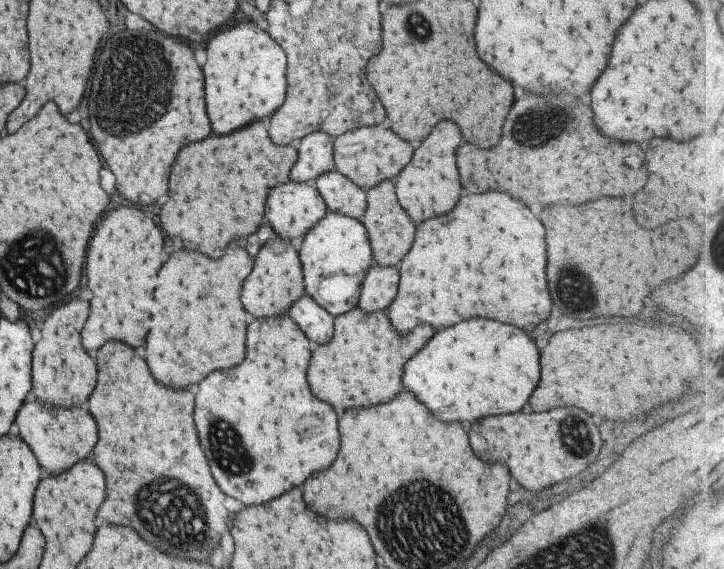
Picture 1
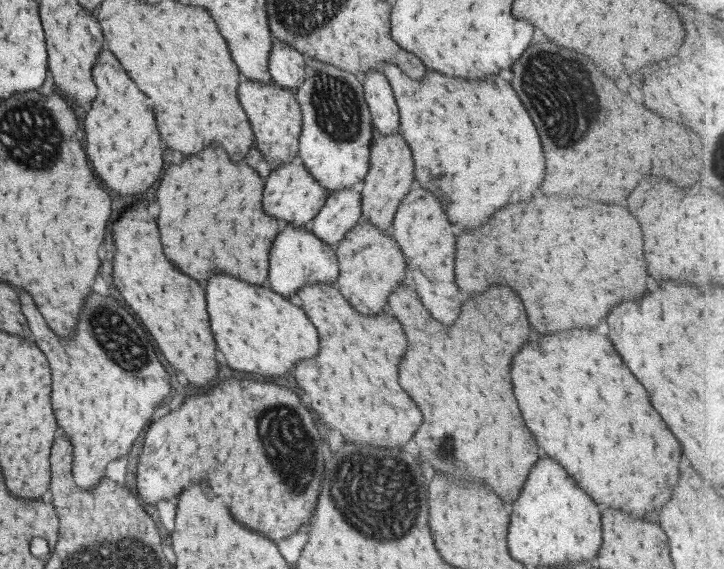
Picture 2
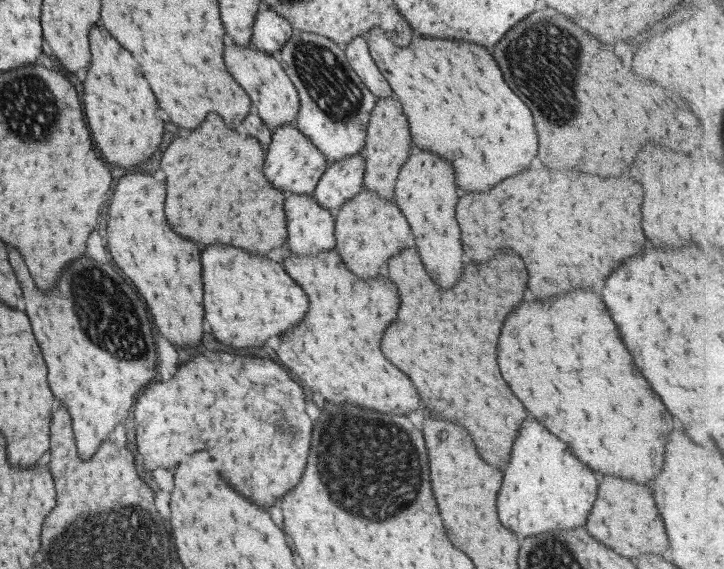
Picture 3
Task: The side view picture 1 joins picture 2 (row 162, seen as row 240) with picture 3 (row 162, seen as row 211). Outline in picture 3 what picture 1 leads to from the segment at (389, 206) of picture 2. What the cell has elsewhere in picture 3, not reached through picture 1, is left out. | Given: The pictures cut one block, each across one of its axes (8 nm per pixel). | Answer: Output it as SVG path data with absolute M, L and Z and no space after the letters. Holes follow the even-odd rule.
M389 96L389 98L379 97L376 99L369 120L365 129L365 145L363 145L363 158L365 166L362 176L362 188L377 192L381 198L391 198L393 196L393 182L395 176L405 162L409 148L411 148L411 138L407 130L407 122L401 110L401 104Z

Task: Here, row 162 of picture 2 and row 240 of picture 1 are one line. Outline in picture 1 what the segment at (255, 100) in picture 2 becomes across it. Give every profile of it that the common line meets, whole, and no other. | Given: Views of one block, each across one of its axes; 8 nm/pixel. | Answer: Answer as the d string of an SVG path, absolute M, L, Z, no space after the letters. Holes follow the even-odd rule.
M273 236L265 242L265 248L259 250L253 262L251 274L245 278L241 286L241 304L243 308L255 318L271 318L283 314L297 299L304 295L302 268L298 259L298 252L278 236Z

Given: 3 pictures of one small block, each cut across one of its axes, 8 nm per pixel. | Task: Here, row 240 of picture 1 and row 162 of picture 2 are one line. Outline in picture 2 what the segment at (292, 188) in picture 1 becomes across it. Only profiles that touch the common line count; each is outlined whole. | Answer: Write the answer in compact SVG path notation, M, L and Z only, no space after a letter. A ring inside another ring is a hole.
M284 162L271 170L265 188L263 188L263 210L265 214L283 220L292 226L308 226L319 212L326 199L326 190L313 180L309 171L302 164Z

